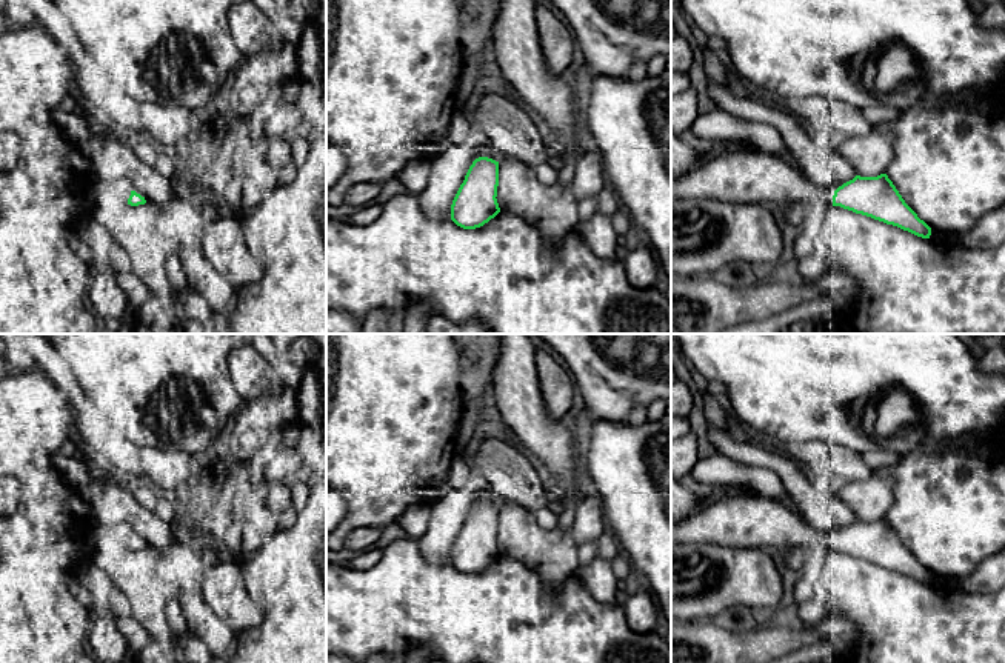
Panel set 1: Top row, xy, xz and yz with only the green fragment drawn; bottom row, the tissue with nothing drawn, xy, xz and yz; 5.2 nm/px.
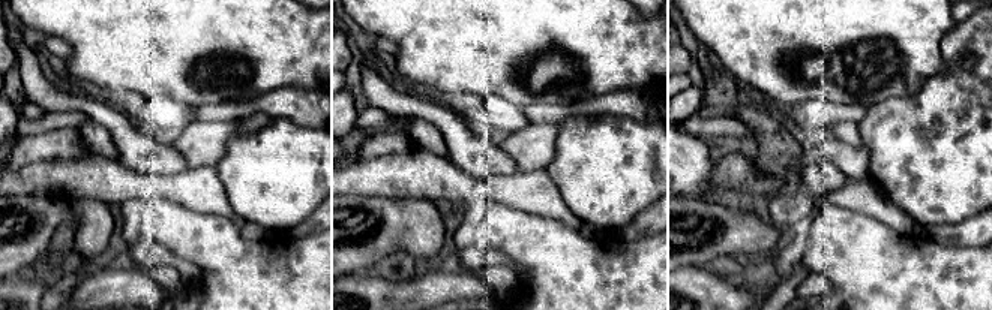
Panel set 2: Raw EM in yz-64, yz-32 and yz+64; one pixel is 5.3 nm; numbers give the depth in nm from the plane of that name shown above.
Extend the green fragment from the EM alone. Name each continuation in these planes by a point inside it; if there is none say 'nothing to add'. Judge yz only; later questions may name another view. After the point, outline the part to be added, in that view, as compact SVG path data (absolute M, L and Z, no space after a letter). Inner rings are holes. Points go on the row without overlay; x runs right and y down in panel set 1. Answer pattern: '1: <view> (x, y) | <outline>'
1: yz (748, 520) | M754 492L703 505L686 520L671 523L673 543L713 543L726 548L802 548L816 558L833 549L834 534L817 531L782 501Z

